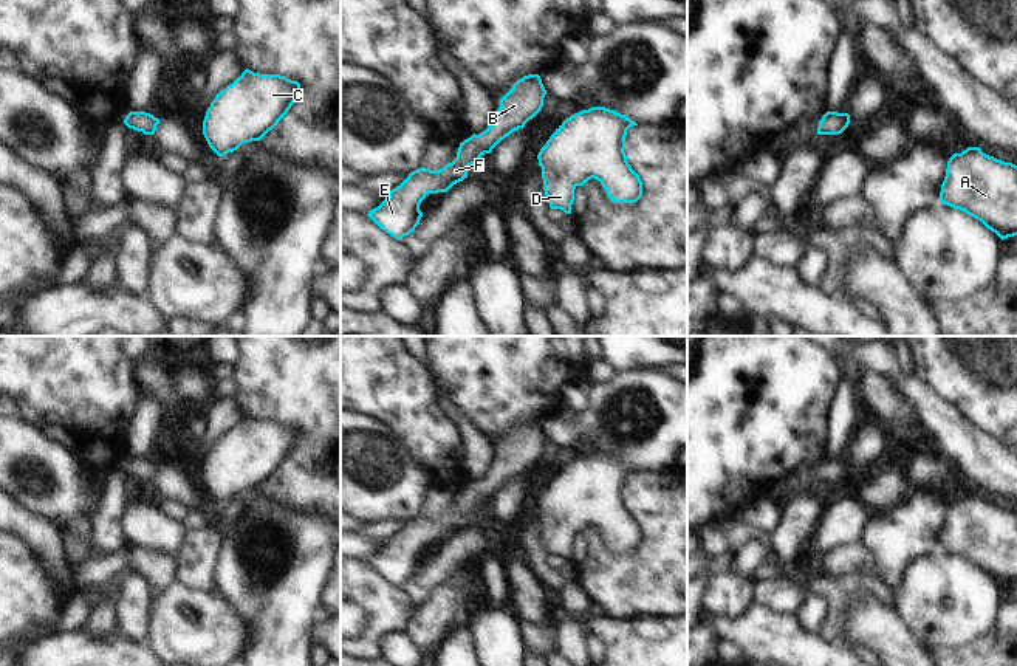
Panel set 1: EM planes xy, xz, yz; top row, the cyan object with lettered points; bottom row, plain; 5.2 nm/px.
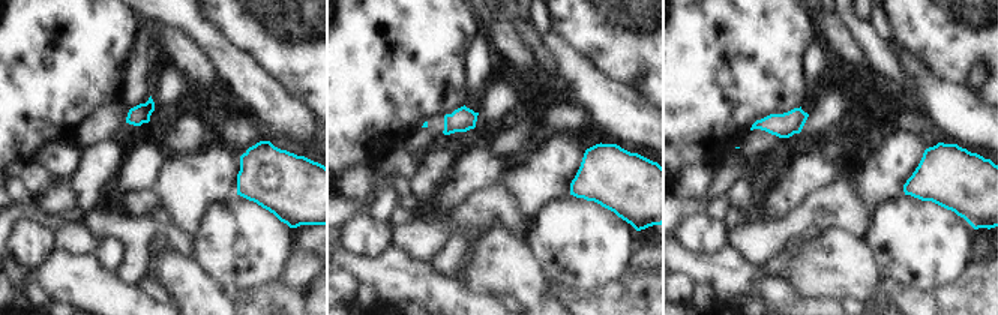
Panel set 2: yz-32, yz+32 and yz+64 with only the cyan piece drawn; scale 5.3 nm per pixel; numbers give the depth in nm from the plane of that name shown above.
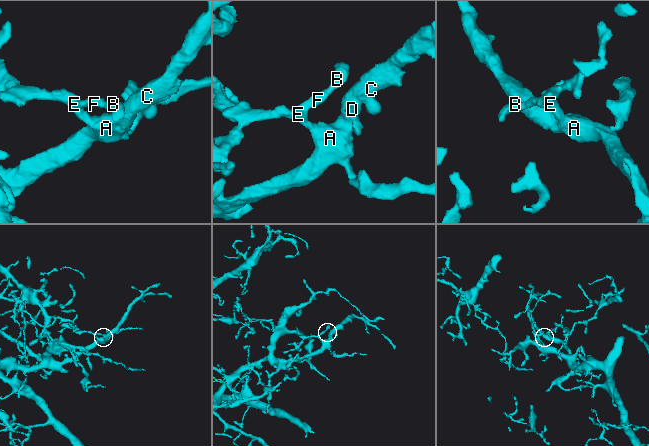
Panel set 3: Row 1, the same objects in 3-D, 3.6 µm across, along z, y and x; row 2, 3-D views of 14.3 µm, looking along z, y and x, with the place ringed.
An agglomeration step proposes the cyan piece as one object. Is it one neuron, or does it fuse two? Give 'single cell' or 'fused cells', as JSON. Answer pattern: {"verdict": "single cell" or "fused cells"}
{"verdict": "single cell"}

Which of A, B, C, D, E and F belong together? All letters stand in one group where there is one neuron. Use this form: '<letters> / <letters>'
A B C D E F

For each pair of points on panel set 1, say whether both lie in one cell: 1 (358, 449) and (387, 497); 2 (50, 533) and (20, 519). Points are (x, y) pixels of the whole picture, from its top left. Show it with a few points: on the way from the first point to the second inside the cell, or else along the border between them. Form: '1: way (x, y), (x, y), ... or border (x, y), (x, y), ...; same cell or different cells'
1: way (359, 462), (383, 485); same cell
2: way (42, 533), (28, 525); same cell

